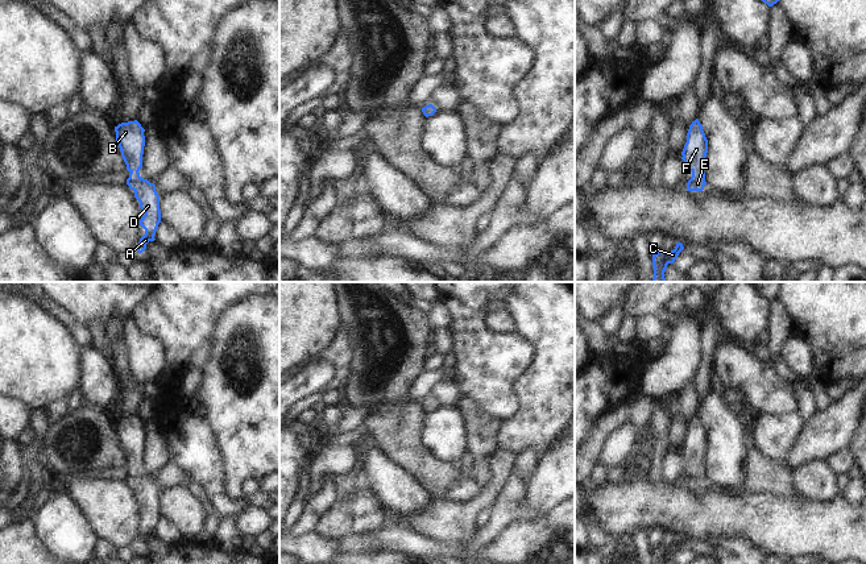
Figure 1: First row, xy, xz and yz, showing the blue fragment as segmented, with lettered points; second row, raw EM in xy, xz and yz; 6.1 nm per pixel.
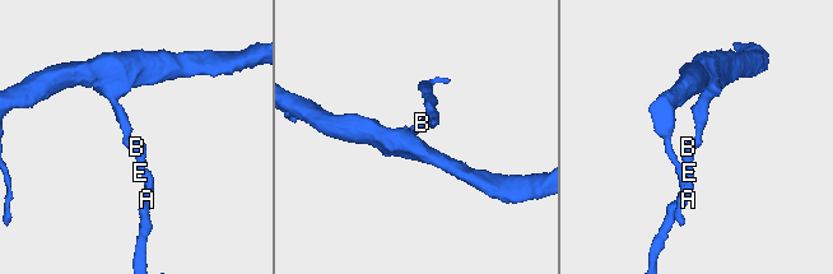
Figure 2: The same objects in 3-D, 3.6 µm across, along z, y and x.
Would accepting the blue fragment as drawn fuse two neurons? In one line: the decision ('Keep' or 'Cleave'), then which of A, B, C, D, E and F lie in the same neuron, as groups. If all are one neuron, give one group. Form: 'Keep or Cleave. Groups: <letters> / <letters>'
Keep. Groups: A B C D E F

